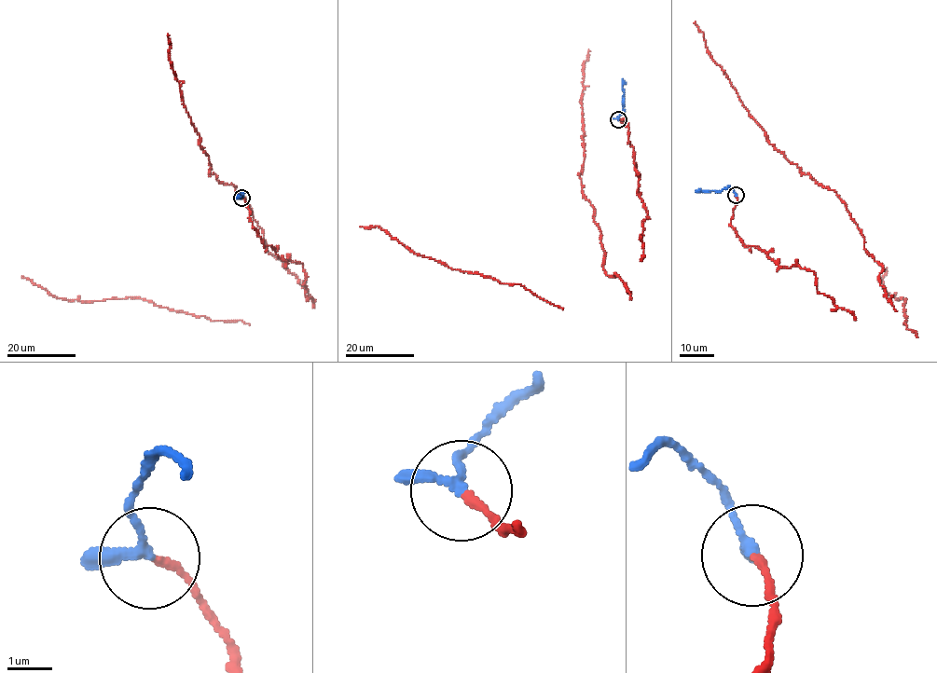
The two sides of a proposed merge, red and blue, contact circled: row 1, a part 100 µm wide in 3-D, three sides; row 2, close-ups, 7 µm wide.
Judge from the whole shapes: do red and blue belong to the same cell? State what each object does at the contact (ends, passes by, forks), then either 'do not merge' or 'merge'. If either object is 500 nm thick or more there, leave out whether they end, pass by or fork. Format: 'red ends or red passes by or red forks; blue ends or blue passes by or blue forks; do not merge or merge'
red ends; blue passes by; merge

